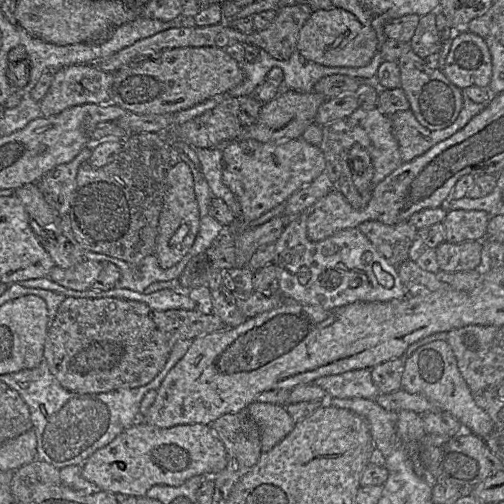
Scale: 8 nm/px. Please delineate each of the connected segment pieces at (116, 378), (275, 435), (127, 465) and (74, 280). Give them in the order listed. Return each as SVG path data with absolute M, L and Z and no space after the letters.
M66 297L49 324L43 359L60 385L71 392L100 394L134 389L147 385L159 374L177 342L225 328L213 313L157 311L145 303L116 298Z
M253 402L246 410L259 427L262 453L270 451L295 426L292 417L282 405Z
M137 421L107 446L92 454L81 467L82 477L97 485L101 491L110 492L114 495L125 494L141 498L155 485L180 486L194 476L214 476L222 471L226 465L226 449L209 425L187 424L171 428L159 428Z
M85 259L68 269L55 266L49 274L49 278L71 290L86 291L92 289L102 269L102 261Z

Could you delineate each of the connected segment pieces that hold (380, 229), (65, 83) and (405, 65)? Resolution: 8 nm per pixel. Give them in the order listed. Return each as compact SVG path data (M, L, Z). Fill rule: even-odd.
M366 221L361 223L358 229L395 267L409 259L409 249L418 236L418 230L407 221L395 225Z
M69 65L53 72L51 86L39 102L41 117L50 117L67 108L82 104L104 105L111 103L114 73L100 70L96 65Z
M413 50L404 53L397 63L400 68L400 87L417 121L430 130L441 130L451 125L463 105L462 89L450 82L440 69L430 69Z

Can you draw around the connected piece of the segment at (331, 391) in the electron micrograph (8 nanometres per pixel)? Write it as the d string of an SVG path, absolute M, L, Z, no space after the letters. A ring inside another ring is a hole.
M358 369L337 375L317 378L313 383L323 388L328 398L364 398L375 400L380 394L379 388L374 384L371 377L371 369Z

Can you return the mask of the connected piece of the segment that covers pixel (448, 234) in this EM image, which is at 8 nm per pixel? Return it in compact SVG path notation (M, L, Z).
M447 210L442 222L445 240L453 244L483 240L490 217L483 210Z

